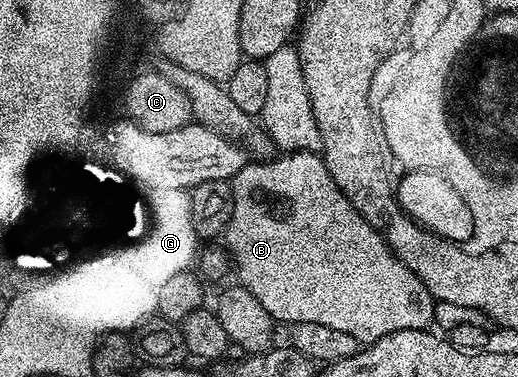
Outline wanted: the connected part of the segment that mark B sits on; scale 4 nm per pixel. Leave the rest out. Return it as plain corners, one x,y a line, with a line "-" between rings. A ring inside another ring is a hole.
282,152
272,159
257,159
252,163
246,163
242,169
245,173
237,172
236,177
231,181
234,213
231,215
230,225
226,227
223,242
229,248
229,253
233,256
233,265
237,268
236,284
240,288
251,291
251,295
255,295
255,299
259,299
259,303
263,303
264,309
272,315
274,322
289,321
290,326
299,323
323,323
323,327
332,327
335,331
347,331
347,335
355,335
358,343
372,343
383,339
383,335
391,335
395,331
429,329
434,324
435,302
427,291
427,287
423,287
420,279
394,255
389,244
381,236
381,232
375,227
371,227
371,223
367,223
367,219
363,219
363,215
359,215
359,211
349,202
347,195
343,195
343,191
339,191
335,179
331,179
331,175
327,171
324,156
318,155
316,152
-
265,197
278,197
289,210
280,217
279,214
273,213
272,207
265,202

